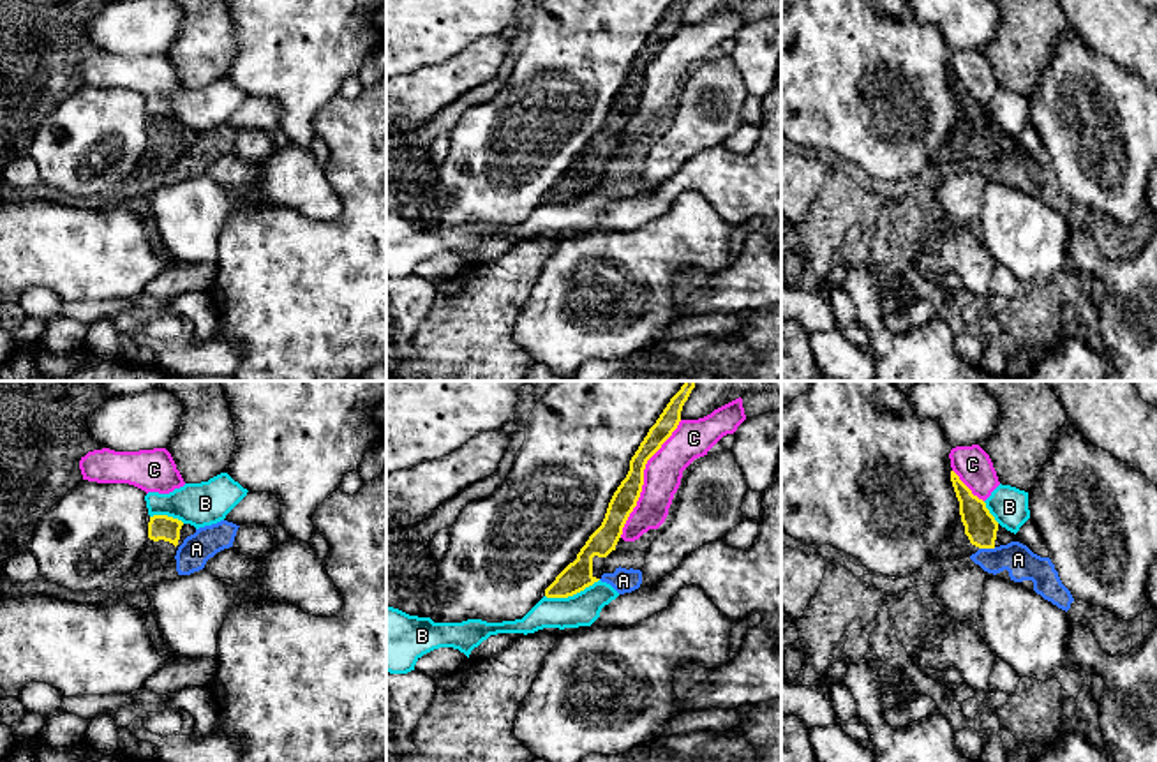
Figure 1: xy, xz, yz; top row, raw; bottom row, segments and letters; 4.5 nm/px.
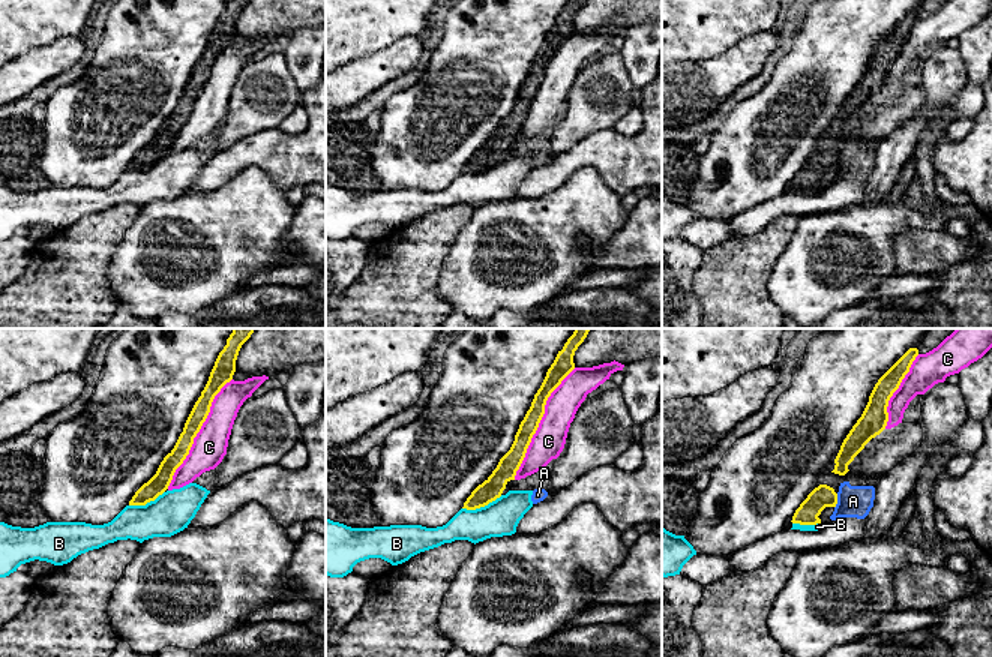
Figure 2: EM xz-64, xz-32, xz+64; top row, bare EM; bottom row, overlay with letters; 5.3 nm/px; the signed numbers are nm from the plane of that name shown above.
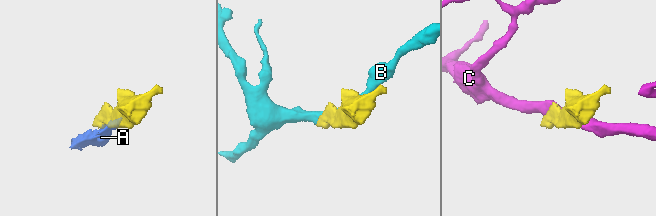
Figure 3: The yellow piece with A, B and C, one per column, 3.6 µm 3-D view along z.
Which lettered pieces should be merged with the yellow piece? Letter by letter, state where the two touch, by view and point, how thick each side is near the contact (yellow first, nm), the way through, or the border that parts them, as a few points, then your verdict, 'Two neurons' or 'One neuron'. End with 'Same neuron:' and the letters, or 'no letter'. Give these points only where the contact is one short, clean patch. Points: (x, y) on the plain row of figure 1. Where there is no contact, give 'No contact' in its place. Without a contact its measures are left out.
A: Touches yellow at yz (986, 152). Thickness 150 nm (yellow) against 150 nm. Path across: yz (981, 133), (986, 152), (997, 163), (1018, 164). One neuron
B: Touches yellow at xz (572, 200). Thickness 140 nm (yellow) against 160 nm. Boundary: xz (598, 184), (572, 200), (545, 201). Two neurons
C: Touches yellow at xz (642, 83). Thickness 120 nm (yellow) against 180 nm. Two neurons
Same neuron: A

